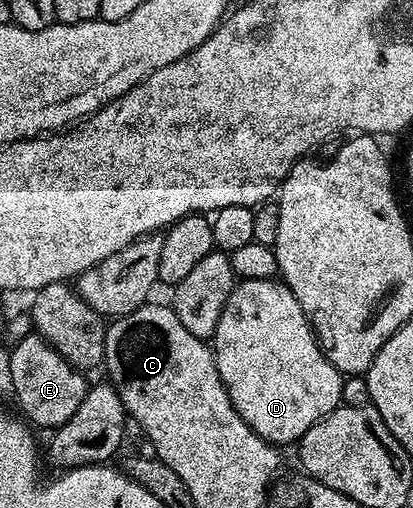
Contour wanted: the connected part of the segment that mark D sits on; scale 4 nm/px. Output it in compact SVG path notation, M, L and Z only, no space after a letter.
M245 279L237 282L226 301L226 309L222 309L222 317L218 321L218 329L214 336L214 354L216 356L216 368L226 385L226 393L234 405L234 409L238 409L242 421L246 421L246 425L250 425L250 429L254 429L254 433L258 433L258 437L262 437L268 443L277 445L295 444L304 436L306 429L310 429L310 425L314 425L322 417L329 415L333 409L341 406L340 394L342 393L344 379L338 368L324 356L320 344L316 342L316 337L312 333L312 326L309 325L308 318L302 313L302 305L298 305L294 293L282 281L276 279Z

